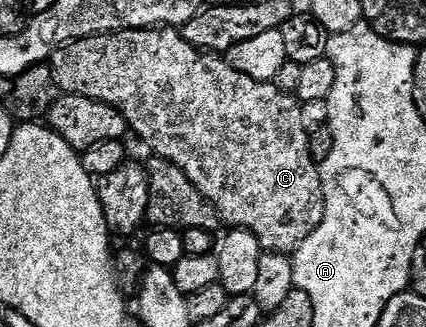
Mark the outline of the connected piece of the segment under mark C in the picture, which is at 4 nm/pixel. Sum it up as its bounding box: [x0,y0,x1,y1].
[49,27,325,254]

